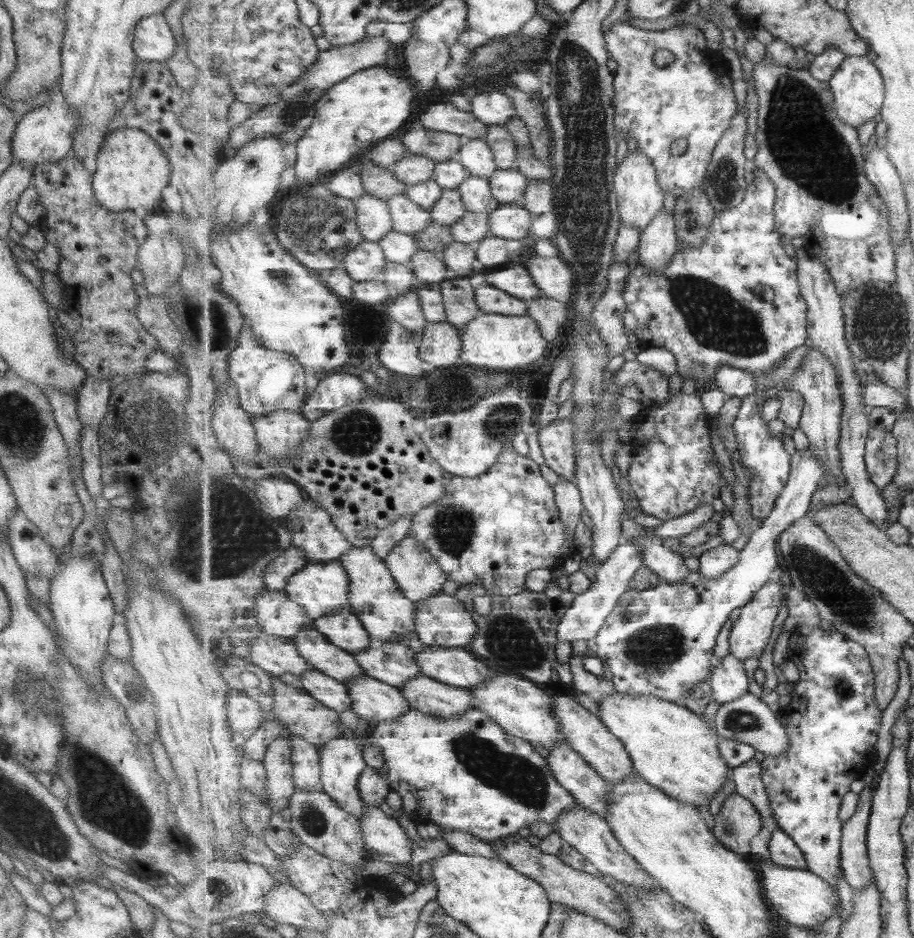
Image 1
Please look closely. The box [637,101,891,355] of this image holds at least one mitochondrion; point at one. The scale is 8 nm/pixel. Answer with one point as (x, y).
(724, 179)

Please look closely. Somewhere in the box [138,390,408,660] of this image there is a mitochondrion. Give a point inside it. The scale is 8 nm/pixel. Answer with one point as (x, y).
(230, 551)

